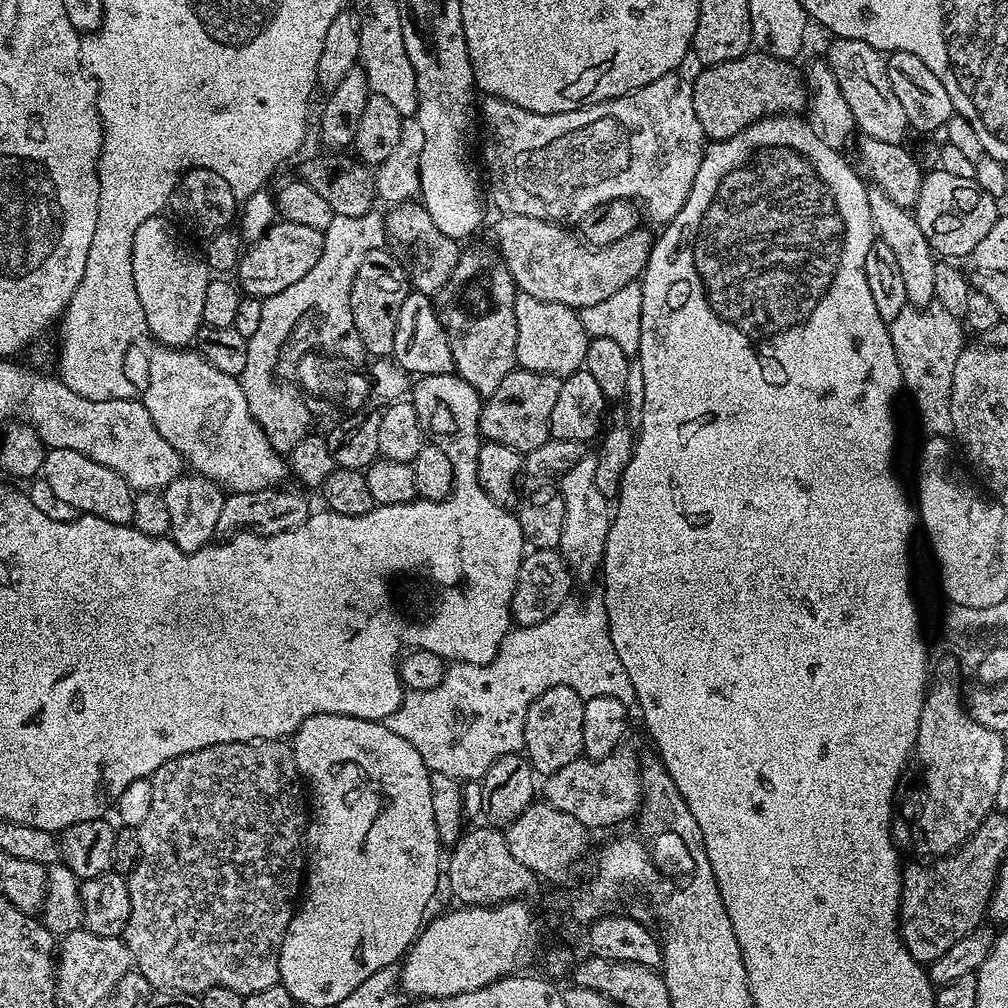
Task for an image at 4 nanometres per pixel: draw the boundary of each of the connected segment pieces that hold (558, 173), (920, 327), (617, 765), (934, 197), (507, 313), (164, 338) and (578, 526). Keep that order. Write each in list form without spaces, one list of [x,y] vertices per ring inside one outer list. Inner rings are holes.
[[[671,72],[670,74],[666,74],[662,78],[658,78],[654,82],[650,82],[650,86],[642,86],[638,90],[634,90],[633,92],[628,92],[624,96],[619,96],[618,98],[614,98],[613,100],[603,100],[602,102],[598,102],[597,104],[591,104],[590,106],[586,106],[585,108],[579,108],[578,110],[570,110],[569,112],[559,112],[558,114],[534,114],[530,110],[522,110],[522,106],[514,106],[510,102],[506,102],[502,98],[498,98],[497,96],[485,95],[483,97],[482,103],[479,105],[478,112],[484,115],[484,168],[488,171],[488,180],[486,176],[486,192],[490,197],[491,203],[492,200],[497,204],[501,209],[499,210],[501,213],[507,214],[509,216],[525,216],[526,218],[538,218],[539,220],[551,220],[553,222],[569,222],[568,220],[572,220],[572,222],[579,222],[580,219],[586,214],[590,214],[590,210],[594,210],[594,206],[602,206],[602,202],[610,202],[611,200],[626,200],[629,202],[637,202],[636,200],[641,200],[644,203],[643,211],[646,213],[648,211],[648,216],[653,220],[654,223],[660,224],[659,226],[667,226],[671,224],[672,219],[678,214],[678,210],[682,210],[682,206],[686,202],[686,198],[690,194],[690,186],[694,186],[694,178],[698,174],[698,170],[702,166],[702,158],[704,157],[704,153],[706,151],[706,137],[704,135],[704,131],[702,130],[702,122],[698,122],[698,114],[694,114],[694,94],[692,93],[692,80],[689,77],[680,76],[681,74],[677,74],[676,72]]]
[[[935,302],[927,308],[906,307],[889,323],[891,345],[898,359],[901,381],[909,390],[925,433],[949,437],[954,434],[950,394],[953,390],[954,365],[963,352],[964,326],[956,317]]]
[[[625,742],[601,760],[581,758],[562,766],[562,770],[552,773],[542,784],[542,796],[547,804],[578,818],[585,828],[608,828],[620,824],[637,815],[640,811],[640,768],[641,757]]]
[[[933,170],[929,176],[927,173],[921,179],[914,215],[918,226],[922,228],[922,234],[926,234],[926,242],[930,242],[937,257],[968,258],[971,257],[974,246],[978,246],[978,242],[990,234],[990,226],[994,226],[998,215],[996,204],[997,197],[986,194],[986,190],[979,188],[975,180]]]
[[[465,247],[450,282],[434,297],[434,307],[452,345],[452,366],[482,398],[498,390],[498,382],[517,367],[518,326],[514,306],[518,289],[499,255]]]
[[[163,215],[146,218],[134,230],[134,290],[138,290],[138,302],[142,302],[150,336],[163,347],[183,348],[195,341],[196,332],[202,327],[202,294],[210,279],[210,269],[176,237],[173,221],[164,219]]]
[[[585,456],[568,468],[558,480],[558,487],[565,507],[558,551],[579,579],[599,571],[603,563],[605,542],[611,524],[610,500],[595,485],[596,470],[595,457]]]

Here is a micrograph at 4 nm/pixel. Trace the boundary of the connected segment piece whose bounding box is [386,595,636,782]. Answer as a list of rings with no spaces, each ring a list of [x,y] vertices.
[[[599,595],[588,596],[581,604],[569,602],[558,606],[550,618],[534,626],[513,627],[489,664],[449,663],[437,688],[405,691],[404,701],[394,714],[388,716],[386,723],[398,738],[406,738],[406,742],[422,754],[422,762],[429,773],[446,774],[459,782],[480,782],[496,759],[523,749],[524,727],[530,706],[554,686],[570,686],[584,700],[613,696],[623,704],[636,704],[636,691],[630,682],[630,674],[626,674],[626,666],[622,666],[618,650],[614,650],[614,642],[610,642],[606,606]]]

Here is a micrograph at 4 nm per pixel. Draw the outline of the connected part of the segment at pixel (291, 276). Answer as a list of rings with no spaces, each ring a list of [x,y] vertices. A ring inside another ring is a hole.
[[[286,219],[272,223],[260,238],[243,249],[234,269],[241,293],[245,297],[263,298],[286,290],[286,286],[300,281],[322,258],[323,245],[324,233],[314,230],[314,226],[302,226]]]

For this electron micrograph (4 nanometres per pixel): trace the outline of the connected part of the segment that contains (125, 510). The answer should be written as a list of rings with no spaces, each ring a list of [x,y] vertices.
[[[49,448],[44,453],[42,479],[50,482],[54,494],[62,498],[62,502],[70,502],[77,513],[86,516],[106,518],[106,522],[126,524],[132,518],[133,489],[110,466],[102,466],[102,462],[94,462],[86,458],[86,454],[78,454],[78,450],[62,450]]]

